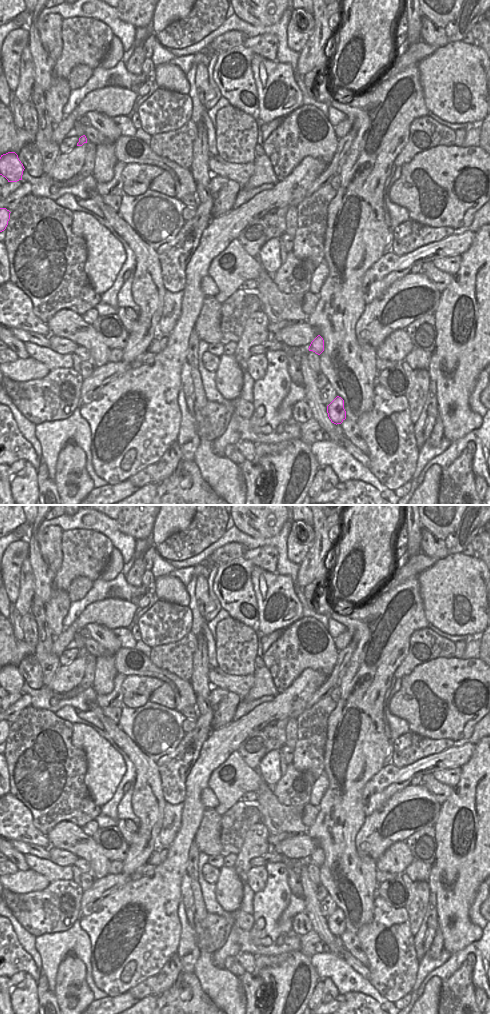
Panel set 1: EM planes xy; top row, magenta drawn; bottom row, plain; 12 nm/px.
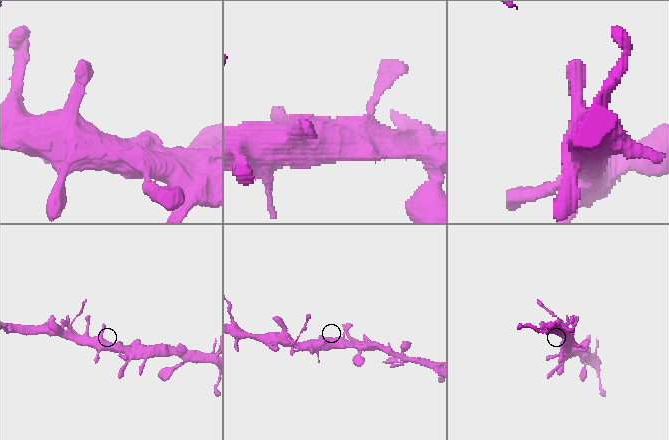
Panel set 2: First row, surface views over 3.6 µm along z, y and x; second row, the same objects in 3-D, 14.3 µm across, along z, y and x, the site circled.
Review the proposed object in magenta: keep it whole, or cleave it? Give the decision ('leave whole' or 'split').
split

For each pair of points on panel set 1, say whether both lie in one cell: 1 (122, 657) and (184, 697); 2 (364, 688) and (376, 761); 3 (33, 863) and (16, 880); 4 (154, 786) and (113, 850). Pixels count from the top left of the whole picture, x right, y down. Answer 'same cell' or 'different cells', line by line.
1: same cell
2: same cell
3: different cells
4: different cells

